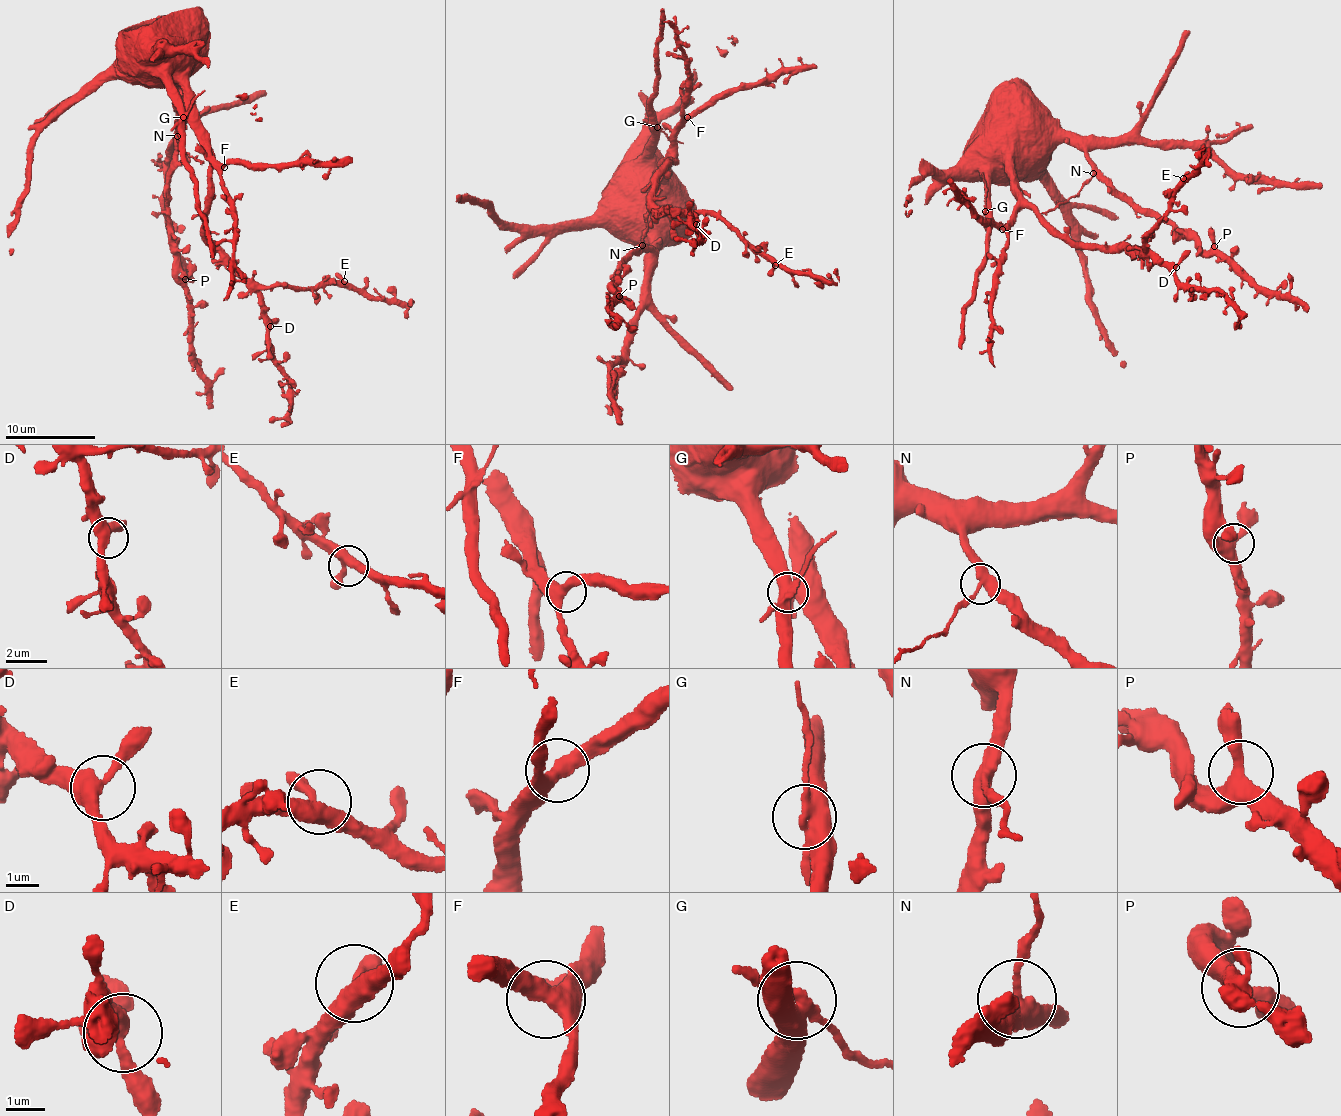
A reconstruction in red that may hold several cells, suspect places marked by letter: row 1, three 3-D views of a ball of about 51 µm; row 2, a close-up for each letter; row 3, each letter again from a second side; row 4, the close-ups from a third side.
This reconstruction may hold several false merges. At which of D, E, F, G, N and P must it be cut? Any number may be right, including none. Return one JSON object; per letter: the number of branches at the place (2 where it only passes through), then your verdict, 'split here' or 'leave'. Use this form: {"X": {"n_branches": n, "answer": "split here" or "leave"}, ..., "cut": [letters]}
{"D": {"n_branches": 3, "answer": "leave"}, "E": {"n_branches": 3, "answer": "leave"}, "F": {"n_branches": 3, "answer": "leave"}, "G": {"n_branches": 4, "answer": "split here"}, "N": {"n_branches": 3, "answer": "split here"}, "P": {"n_branches": 3, "answer": "leave"}, "cut": ["G", "N"]}

